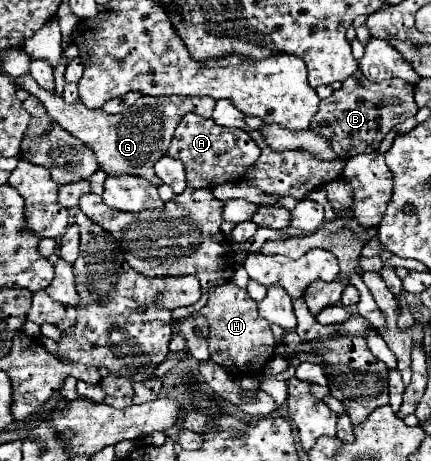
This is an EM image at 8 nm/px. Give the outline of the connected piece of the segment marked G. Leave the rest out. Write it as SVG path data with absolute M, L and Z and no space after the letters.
M30 76L16 78L16 84L34 94L44 104L48 116L52 116L64 130L68 130L72 136L80 138L88 148L92 148L100 168L108 176L134 174L146 178L154 186L162 186L162 180L154 174L154 160L166 154L178 120L186 112L196 112L210 118L216 104L216 100L212 100L210 96L144 96L138 110L130 110L128 114L106 114L104 110L90 110L82 102L66 104L54 92L46 92L44 88L40 88Z

